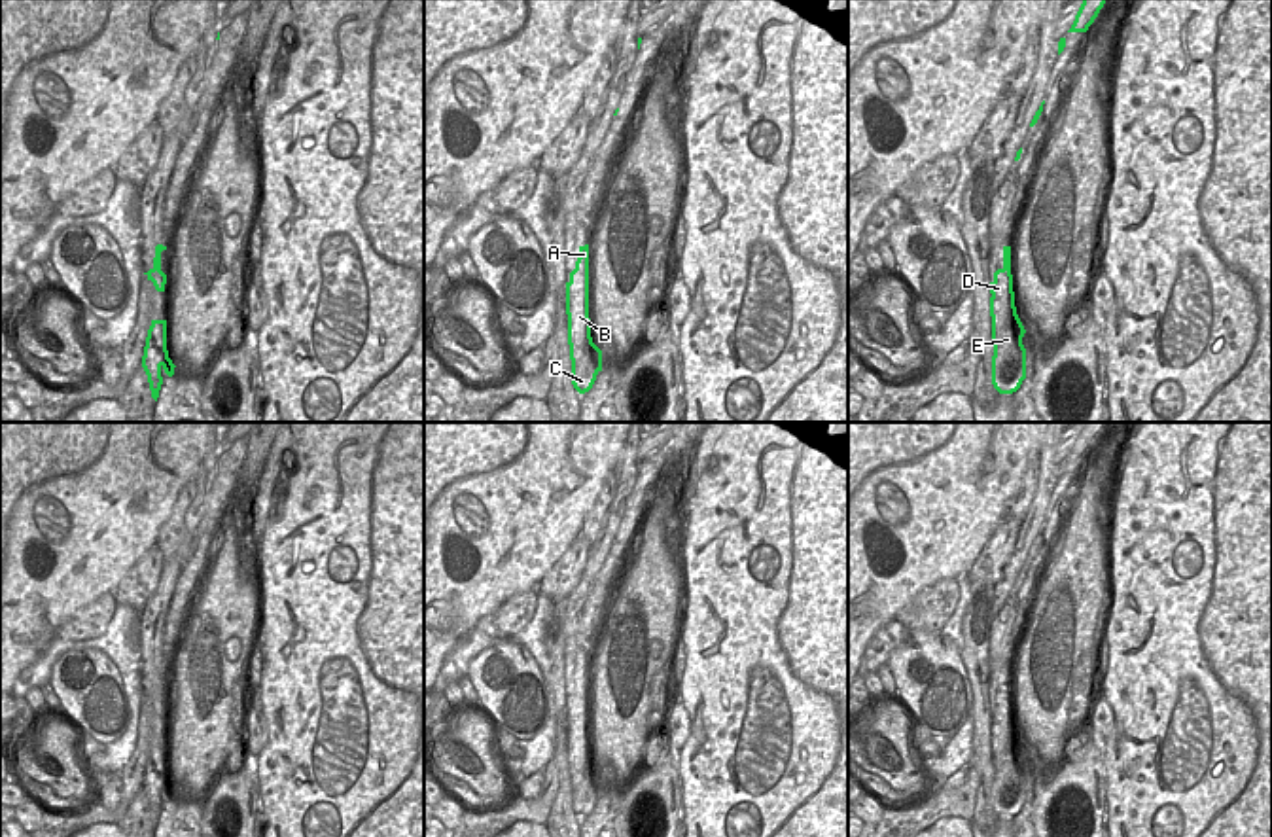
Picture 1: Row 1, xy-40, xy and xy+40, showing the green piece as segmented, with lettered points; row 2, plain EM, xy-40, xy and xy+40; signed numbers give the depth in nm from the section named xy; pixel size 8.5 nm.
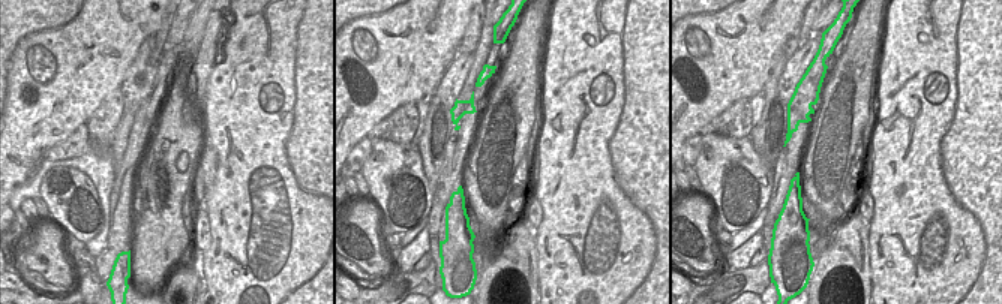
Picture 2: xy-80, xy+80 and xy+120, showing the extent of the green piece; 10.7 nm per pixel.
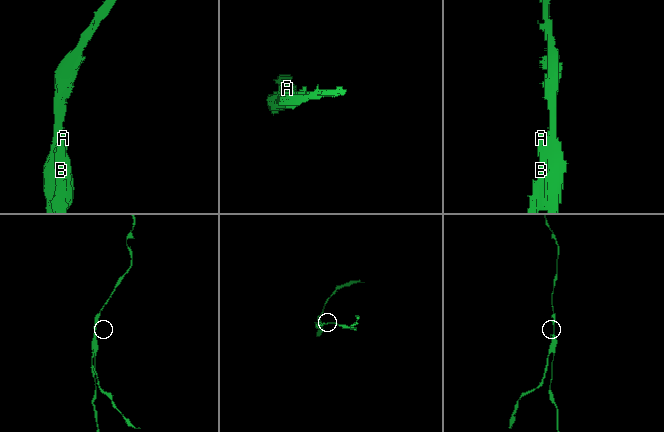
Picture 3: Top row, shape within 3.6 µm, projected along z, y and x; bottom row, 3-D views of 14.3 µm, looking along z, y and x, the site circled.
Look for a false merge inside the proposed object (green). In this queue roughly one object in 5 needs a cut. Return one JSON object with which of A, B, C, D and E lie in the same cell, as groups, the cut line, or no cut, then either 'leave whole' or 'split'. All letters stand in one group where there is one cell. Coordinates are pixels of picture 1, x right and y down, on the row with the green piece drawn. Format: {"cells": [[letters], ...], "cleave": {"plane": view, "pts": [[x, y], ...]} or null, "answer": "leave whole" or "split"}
{"cells": [["A", "C", "D", "E"], ["B"]], "cleave": {"plane": "xy+40", "pts": [[1015, 309], [1009, 326], [992, 332]]}, "answer": "split"}

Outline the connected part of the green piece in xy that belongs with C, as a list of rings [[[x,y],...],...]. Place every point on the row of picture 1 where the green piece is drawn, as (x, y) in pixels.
[[[587,337],[587,354],[572,365],[572,384],[579,394],[592,388],[596,375],[602,371],[602,350]]]

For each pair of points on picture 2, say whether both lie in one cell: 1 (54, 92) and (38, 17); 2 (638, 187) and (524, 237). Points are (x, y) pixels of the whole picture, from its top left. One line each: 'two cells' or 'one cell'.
1: one cell
2: two cells

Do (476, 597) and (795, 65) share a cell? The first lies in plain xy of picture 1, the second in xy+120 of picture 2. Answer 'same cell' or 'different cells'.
different cells

